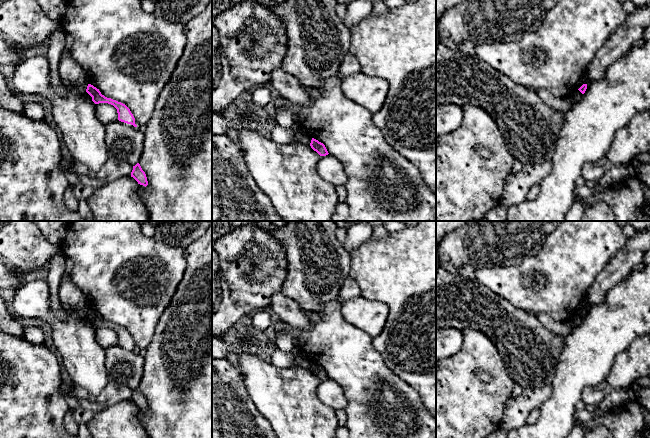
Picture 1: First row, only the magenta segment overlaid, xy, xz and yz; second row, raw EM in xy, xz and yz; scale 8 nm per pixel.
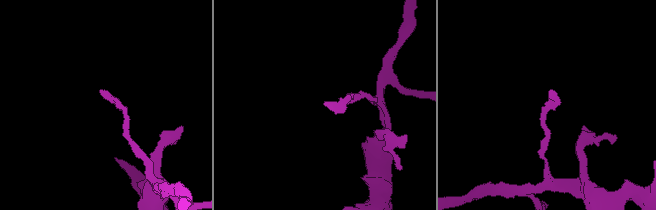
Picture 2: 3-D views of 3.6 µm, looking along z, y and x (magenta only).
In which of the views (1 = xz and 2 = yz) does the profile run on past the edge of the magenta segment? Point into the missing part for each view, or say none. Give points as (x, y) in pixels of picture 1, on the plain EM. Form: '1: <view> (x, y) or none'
1: none
2: none

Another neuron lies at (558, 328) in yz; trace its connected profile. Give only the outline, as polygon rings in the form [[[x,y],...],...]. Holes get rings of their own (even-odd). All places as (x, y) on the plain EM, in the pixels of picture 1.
[[[536,313],[535,317],[546,329],[558,336],[565,338],[574,330],[574,327],[568,326],[563,322],[556,321],[546,313]]]

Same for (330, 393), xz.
[[[330,378],[320,381],[317,395],[324,405],[333,410],[345,410],[347,406],[347,398],[343,389]]]

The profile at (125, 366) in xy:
[[[116,344],[106,349],[105,368],[110,380],[135,390],[143,377],[143,353]]]

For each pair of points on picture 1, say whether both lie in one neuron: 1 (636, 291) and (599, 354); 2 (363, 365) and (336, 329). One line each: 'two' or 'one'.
1: one
2: one

